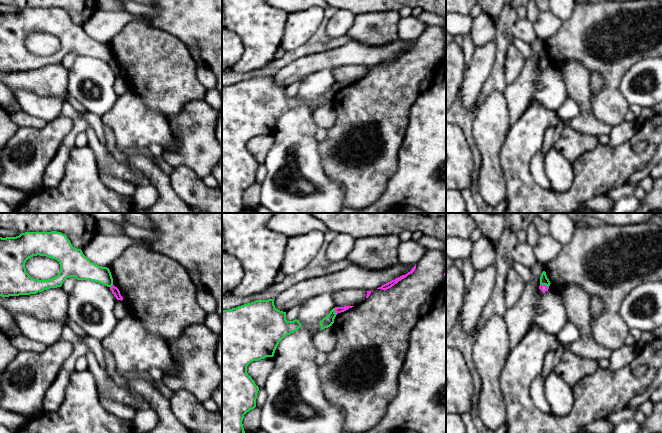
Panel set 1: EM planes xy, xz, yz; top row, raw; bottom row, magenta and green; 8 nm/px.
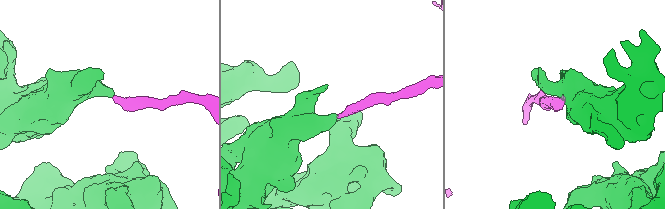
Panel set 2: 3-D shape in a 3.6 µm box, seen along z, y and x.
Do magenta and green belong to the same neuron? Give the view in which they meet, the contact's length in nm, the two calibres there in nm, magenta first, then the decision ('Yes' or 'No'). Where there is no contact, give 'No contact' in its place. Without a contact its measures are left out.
Touches magenta in xz. Shared border 60 nm. Thickness 50 nm (magenta) against 90 nm. No

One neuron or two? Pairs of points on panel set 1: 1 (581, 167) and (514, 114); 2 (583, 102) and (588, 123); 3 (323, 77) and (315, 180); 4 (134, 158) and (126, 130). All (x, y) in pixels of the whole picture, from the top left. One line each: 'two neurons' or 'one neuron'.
1: two neurons
2: one neuron
3: one neuron
4: two neurons

